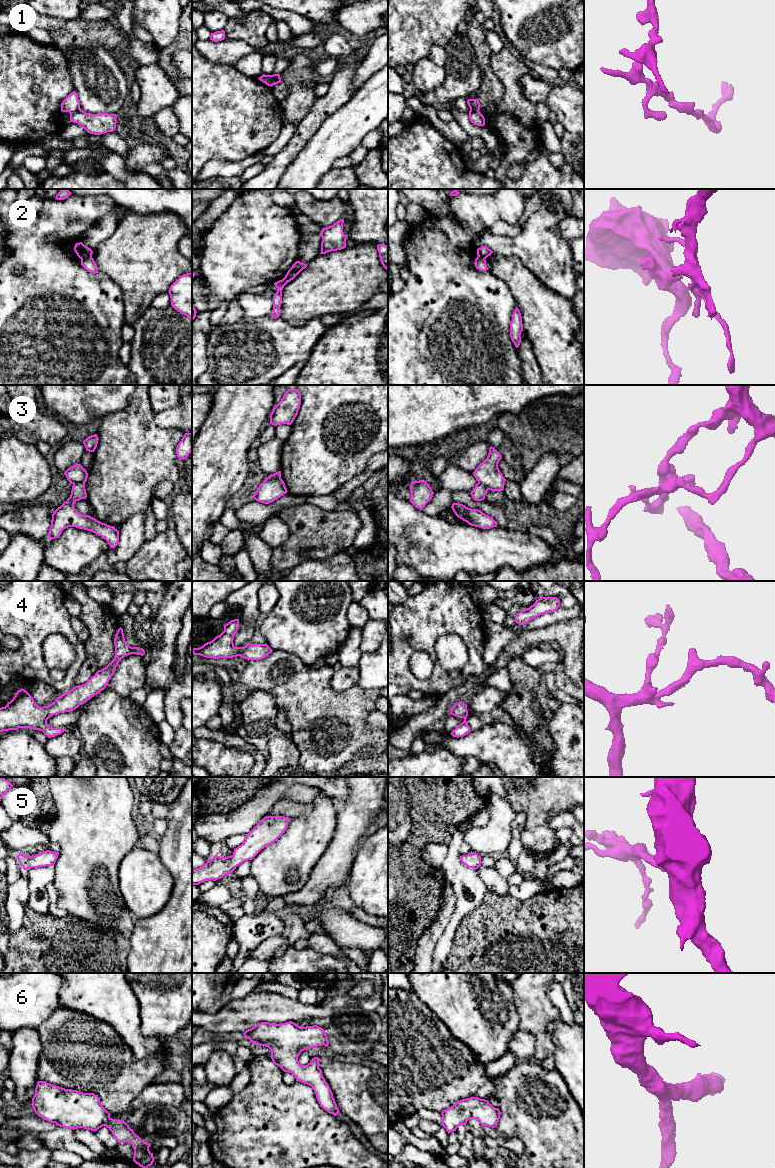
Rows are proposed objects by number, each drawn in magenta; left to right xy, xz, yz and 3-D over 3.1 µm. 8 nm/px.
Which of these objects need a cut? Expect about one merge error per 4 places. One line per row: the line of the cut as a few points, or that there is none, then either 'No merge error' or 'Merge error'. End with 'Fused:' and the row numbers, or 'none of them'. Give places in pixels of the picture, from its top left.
1: Split along xy (80, 109), (70, 113). Merge error
2: Split along xy (91, 255), (81, 259). Merge error
3: Split along xy (84, 482), (78, 482), (73, 485). Merge error
4: No split. No merge error
5: No split. No merge error
6: No split. No merge error
Fused: 1, 2, 3

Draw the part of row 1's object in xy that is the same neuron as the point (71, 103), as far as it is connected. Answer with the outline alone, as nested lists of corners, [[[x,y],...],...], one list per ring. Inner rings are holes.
[[[73,91],[71,92],[61,103],[62,112],[76,112],[81,110],[80,101],[78,99],[78,94]]]

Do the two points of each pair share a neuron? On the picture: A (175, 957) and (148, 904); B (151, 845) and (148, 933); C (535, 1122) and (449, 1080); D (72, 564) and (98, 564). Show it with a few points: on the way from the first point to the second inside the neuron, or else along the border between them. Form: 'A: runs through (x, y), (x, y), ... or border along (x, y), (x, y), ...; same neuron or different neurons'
A: border along (169, 897), (160, 910), (137, 919); different neurons
B: border along (159, 840), (159, 851), (157, 853); different neurons
C: runs through (514, 1101), (500, 1087), (482, 1087), (470, 1080); same neuron
D: border along (104, 553), (80, 570); different neurons

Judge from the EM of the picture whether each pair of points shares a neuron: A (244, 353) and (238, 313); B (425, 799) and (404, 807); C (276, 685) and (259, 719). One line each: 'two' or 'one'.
A: two
B: two
C: two

